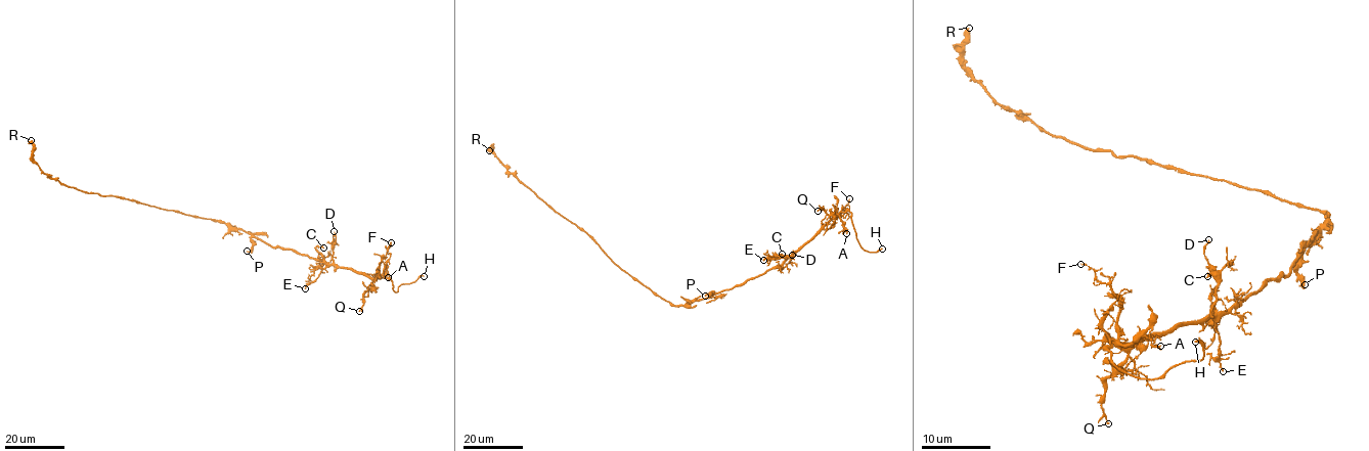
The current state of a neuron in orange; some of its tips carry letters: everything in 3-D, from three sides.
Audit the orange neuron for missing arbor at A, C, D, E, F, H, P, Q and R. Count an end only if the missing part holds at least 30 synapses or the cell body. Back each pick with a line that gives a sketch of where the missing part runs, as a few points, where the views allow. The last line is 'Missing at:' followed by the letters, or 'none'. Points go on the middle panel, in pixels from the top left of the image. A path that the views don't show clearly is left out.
Missing at: H

